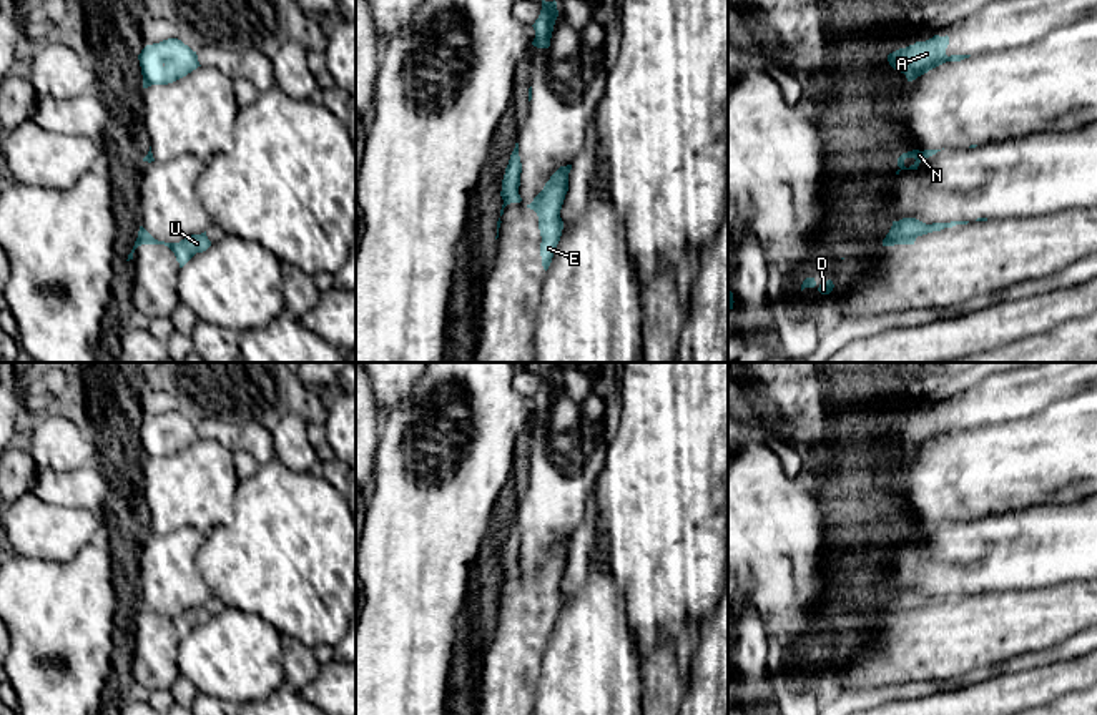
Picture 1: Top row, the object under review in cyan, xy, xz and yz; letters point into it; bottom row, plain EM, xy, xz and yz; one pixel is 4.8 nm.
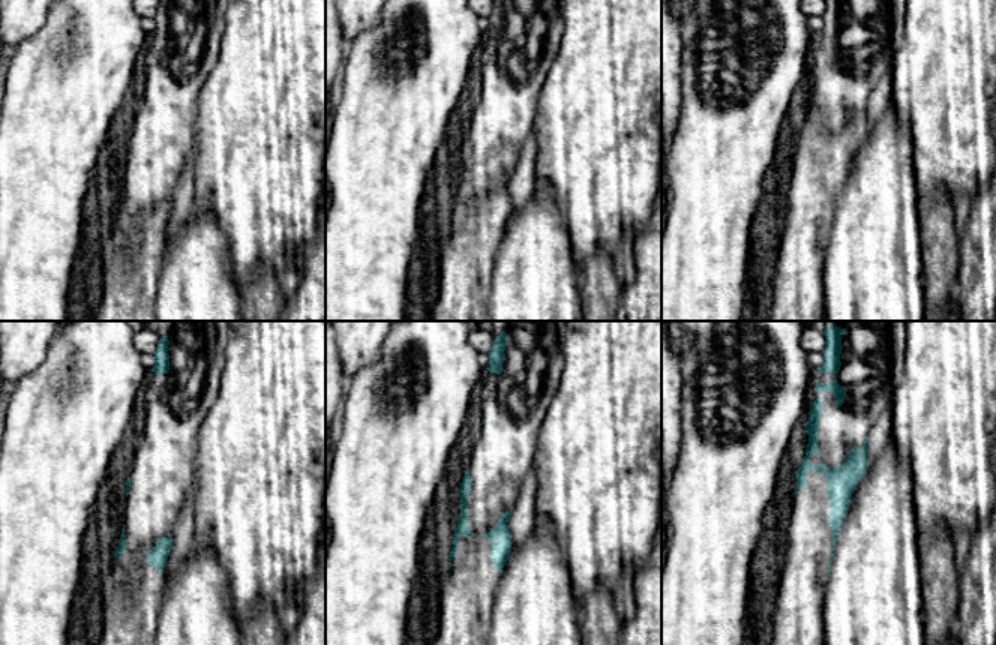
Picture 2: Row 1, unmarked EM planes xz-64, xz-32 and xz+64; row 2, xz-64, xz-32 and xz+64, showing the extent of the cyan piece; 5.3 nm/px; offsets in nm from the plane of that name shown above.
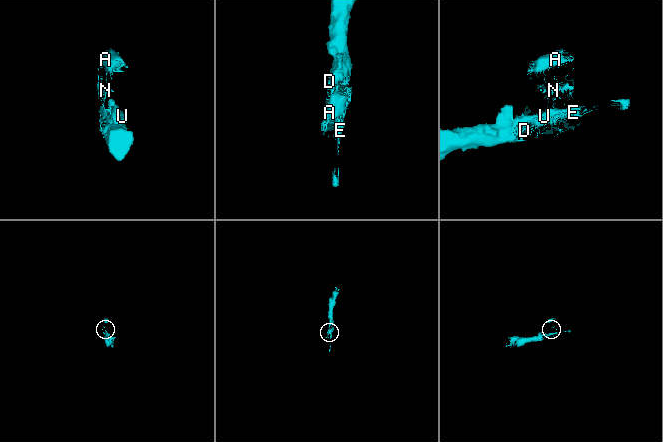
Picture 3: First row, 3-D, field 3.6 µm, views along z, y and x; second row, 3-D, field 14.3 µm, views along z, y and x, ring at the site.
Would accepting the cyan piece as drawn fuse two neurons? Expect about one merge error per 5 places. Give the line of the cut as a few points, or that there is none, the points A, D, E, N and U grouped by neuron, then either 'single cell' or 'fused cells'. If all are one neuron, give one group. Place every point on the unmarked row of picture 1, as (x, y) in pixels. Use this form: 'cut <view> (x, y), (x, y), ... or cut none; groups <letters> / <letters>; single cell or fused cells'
cut none; groups A D E N U; single cell

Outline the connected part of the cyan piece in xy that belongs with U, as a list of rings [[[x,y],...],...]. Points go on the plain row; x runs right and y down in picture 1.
[[[140,599],[138,610],[126,634],[133,632],[135,622],[141,617],[168,619],[175,625],[176,634],[180,635],[180,640],[183,640],[196,625],[206,624],[211,619],[211,614],[208,612],[204,604],[201,607],[191,607],[181,612],[180,615],[165,615],[165,614],[155,612],[143,599]]]

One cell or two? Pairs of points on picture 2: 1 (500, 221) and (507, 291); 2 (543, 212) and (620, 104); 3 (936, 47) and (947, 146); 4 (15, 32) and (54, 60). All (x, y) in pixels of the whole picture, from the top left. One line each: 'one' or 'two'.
1: two
2: two
3: one
4: two

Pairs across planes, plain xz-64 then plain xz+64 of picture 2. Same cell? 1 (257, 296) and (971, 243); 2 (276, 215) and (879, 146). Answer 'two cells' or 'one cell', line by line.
1: two cells
2: two cells

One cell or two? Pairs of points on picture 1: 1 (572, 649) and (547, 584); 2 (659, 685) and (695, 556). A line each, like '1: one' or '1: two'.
1: two
2: two

